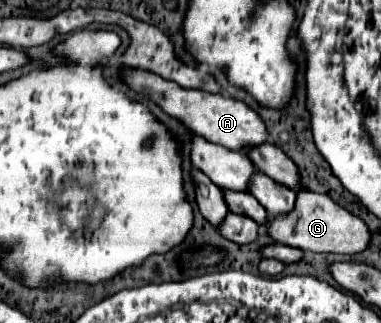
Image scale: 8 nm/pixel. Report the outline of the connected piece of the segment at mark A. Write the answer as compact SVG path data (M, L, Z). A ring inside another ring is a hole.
M124 69L124 79L132 91L148 93L164 109L164 113L180 119L196 135L206 137L206 141L210 143L224 145L226 149L232 149L232 151L242 151L242 149L246 151L250 147L258 147L268 141L268 129L264 121L244 101L236 101L224 95L214 95L200 89L184 89L174 81L166 81L150 71L140 71L140 69Z

